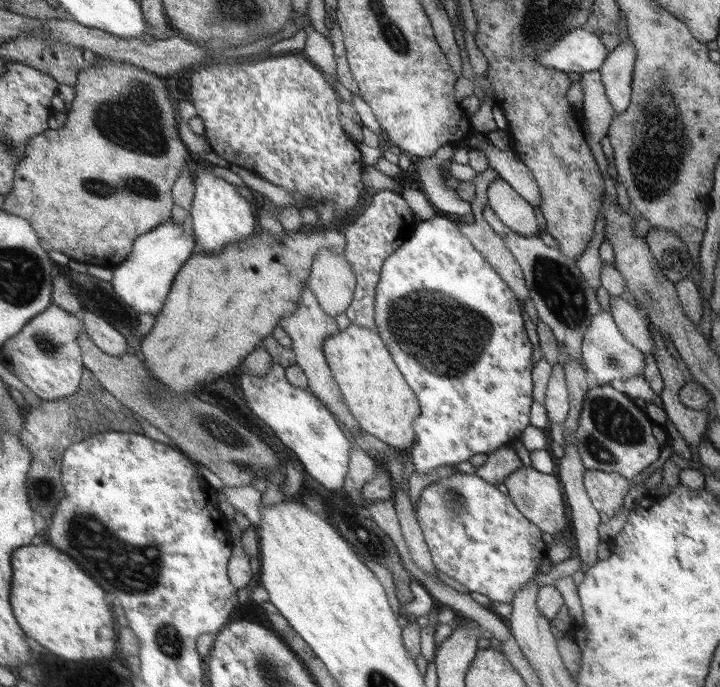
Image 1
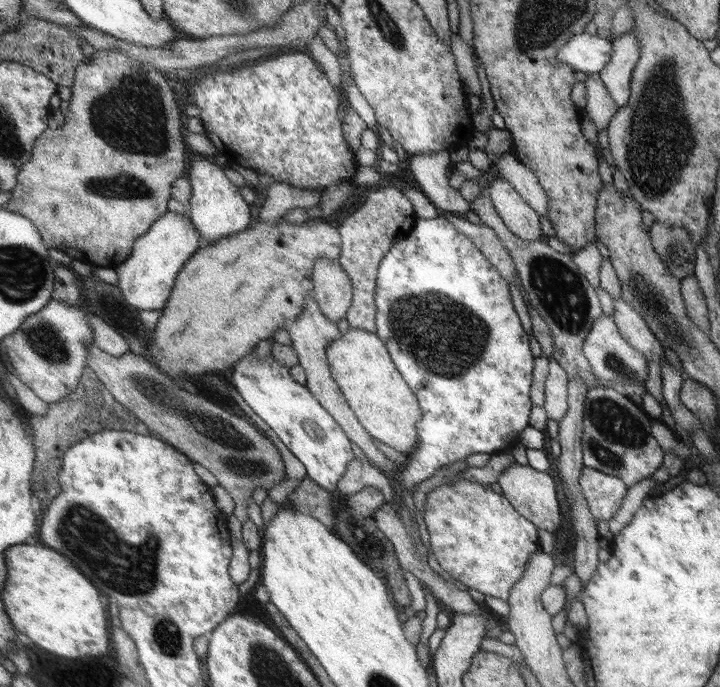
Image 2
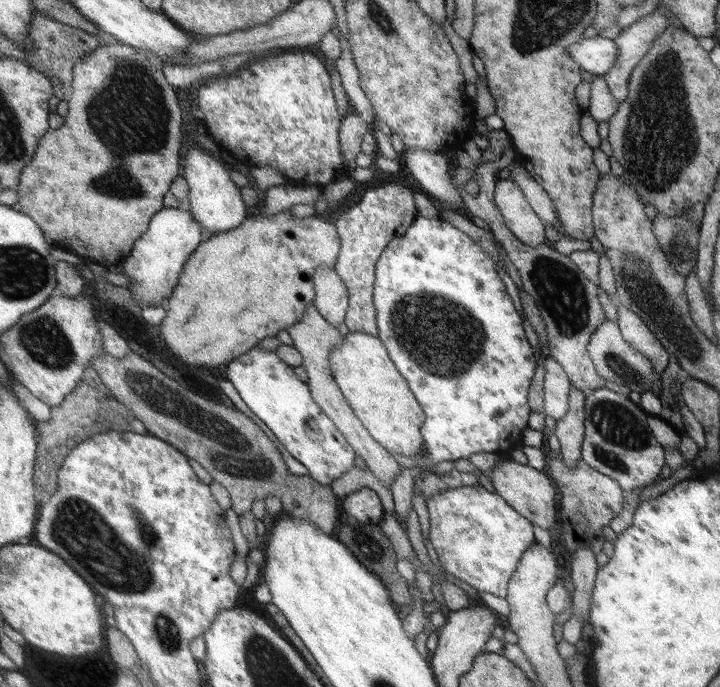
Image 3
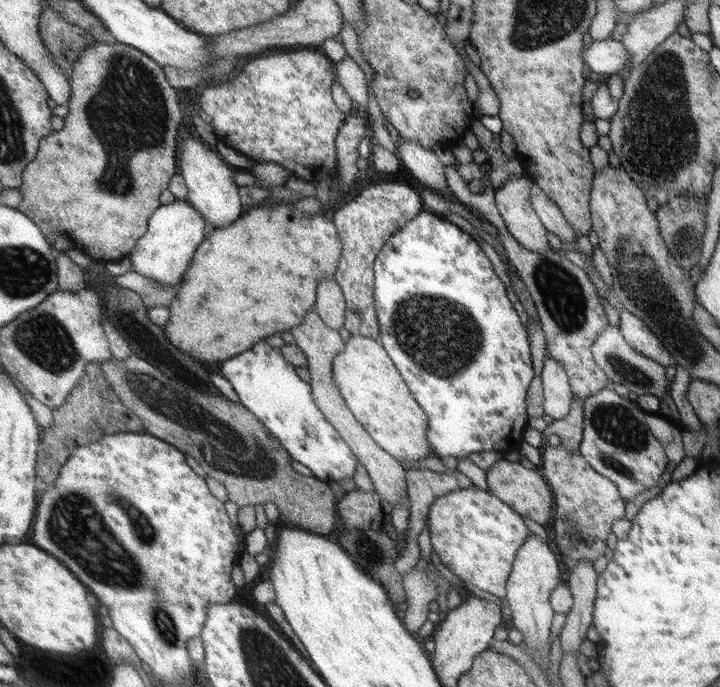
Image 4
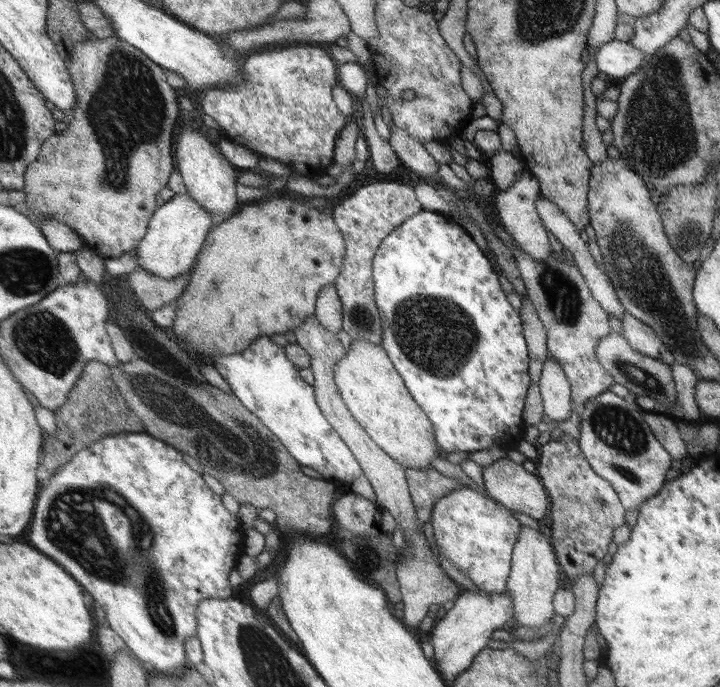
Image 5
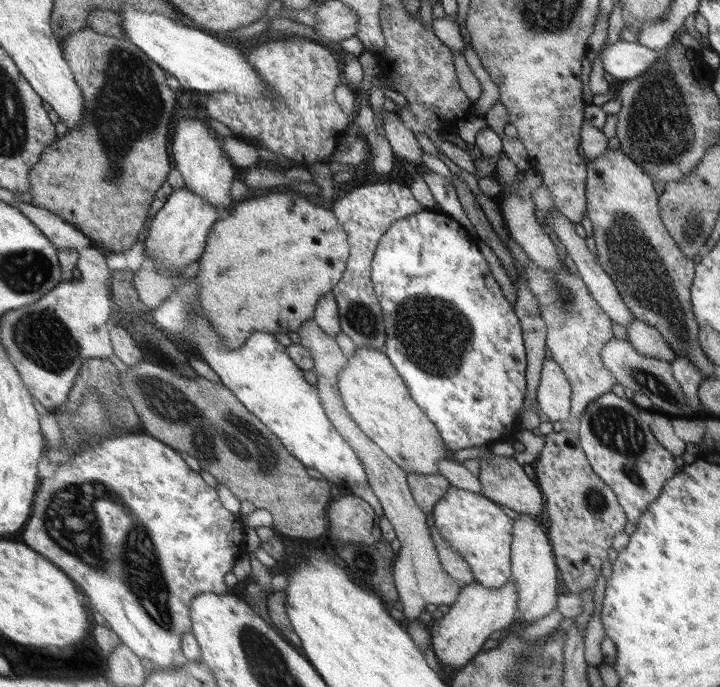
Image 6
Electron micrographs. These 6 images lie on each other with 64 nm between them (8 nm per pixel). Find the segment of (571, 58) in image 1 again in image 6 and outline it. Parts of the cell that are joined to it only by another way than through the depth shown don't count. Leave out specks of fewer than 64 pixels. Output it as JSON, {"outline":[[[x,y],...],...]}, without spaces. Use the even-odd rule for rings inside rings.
{"outline":[[[620,40],[606,47],[601,55],[601,62],[604,70],[611,76],[625,81],[642,75],[659,57],[659,51]]]}

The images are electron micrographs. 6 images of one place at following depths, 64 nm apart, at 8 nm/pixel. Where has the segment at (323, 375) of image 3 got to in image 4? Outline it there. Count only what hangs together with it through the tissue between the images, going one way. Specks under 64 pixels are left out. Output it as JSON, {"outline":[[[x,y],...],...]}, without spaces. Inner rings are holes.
{"outline":[[[314,310],[307,313],[301,324],[291,327],[289,332],[295,340],[295,345],[306,356],[307,364],[305,367],[309,374],[308,384],[313,393],[314,403],[318,405],[322,415],[326,417],[326,420],[333,425],[338,435],[350,447],[350,451],[357,457],[359,464],[365,468],[380,502],[386,500],[387,504],[390,504],[393,509],[393,506],[400,502],[400,498],[406,496],[405,469],[390,453],[385,452],[382,448],[379,448],[378,444],[374,443],[374,439],[350,413],[341,393],[332,380],[331,361],[335,355],[338,355],[344,349],[345,343],[339,337],[337,331],[327,328],[327,325]]]}

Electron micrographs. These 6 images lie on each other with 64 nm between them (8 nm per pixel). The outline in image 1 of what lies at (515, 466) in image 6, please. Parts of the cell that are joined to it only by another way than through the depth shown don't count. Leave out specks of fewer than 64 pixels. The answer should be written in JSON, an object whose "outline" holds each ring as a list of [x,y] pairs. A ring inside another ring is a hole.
{"outline":[[[531,467],[516,468],[507,474],[502,483],[507,488],[507,496],[516,505],[518,511],[527,520],[538,525],[543,532],[553,535],[567,524],[565,520],[565,506],[561,501],[558,477],[550,474],[541,474]]]}

